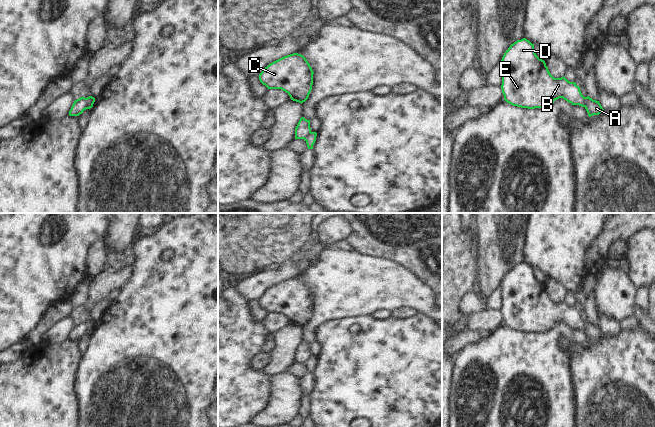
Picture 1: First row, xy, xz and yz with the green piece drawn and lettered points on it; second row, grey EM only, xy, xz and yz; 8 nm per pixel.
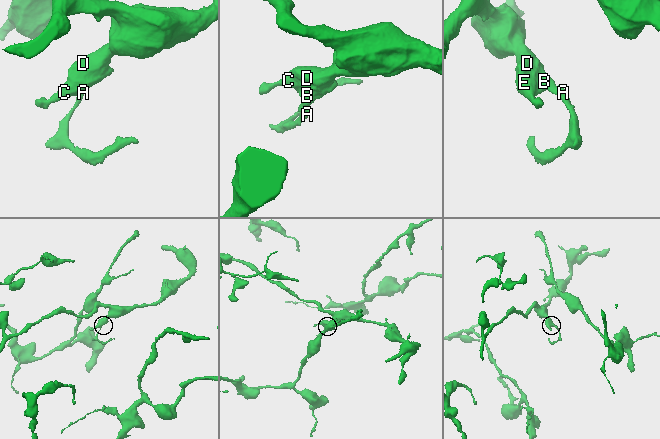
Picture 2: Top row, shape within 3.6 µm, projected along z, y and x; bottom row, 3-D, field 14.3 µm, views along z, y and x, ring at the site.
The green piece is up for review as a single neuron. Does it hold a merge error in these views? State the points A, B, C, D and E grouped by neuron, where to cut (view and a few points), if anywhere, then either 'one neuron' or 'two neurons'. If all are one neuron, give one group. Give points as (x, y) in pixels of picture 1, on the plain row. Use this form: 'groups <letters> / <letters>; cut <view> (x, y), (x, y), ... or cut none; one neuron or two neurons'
groups A / B C D E; cut xy (87, 322), (87, 330), (85, 332); two neurons

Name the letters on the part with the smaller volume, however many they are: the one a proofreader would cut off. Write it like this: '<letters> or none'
A

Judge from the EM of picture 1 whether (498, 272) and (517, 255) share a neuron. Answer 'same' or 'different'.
same

